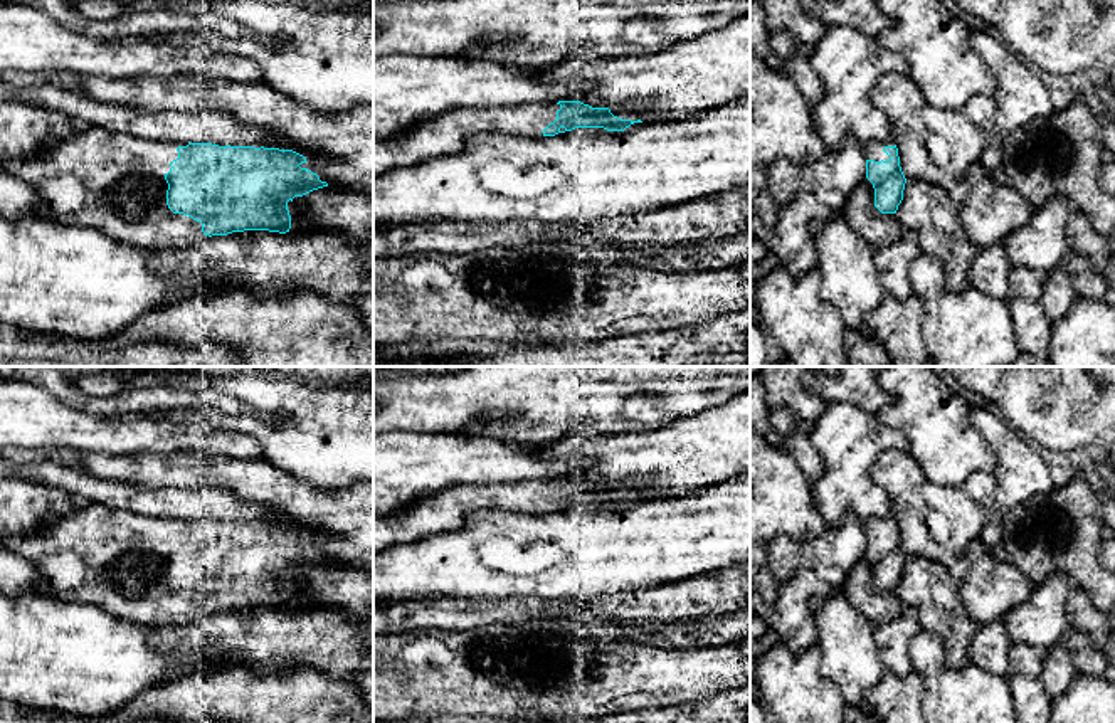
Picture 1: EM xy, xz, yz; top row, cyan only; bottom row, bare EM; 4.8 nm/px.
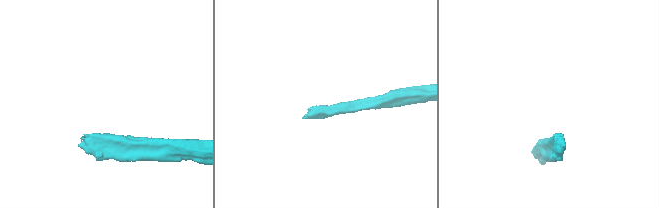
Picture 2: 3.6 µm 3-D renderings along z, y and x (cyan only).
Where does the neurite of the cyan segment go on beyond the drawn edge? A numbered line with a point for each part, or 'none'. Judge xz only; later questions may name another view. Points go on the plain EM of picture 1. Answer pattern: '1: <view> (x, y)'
1: xz (446, 511)

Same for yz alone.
1: yz (880, 607)

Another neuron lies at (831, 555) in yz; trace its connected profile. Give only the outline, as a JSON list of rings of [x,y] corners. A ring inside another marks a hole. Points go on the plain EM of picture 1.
[[[844,513],[836,526],[819,536],[795,541],[782,535],[767,545],[767,563],[777,583],[792,578],[801,568],[811,568],[821,580],[843,590],[851,568],[866,555],[863,520]]]

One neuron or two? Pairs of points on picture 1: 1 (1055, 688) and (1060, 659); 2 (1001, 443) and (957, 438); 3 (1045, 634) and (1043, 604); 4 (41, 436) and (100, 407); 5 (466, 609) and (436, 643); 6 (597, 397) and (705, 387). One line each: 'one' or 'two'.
1: one
2: two
3: one
4: two
5: two
6: one

